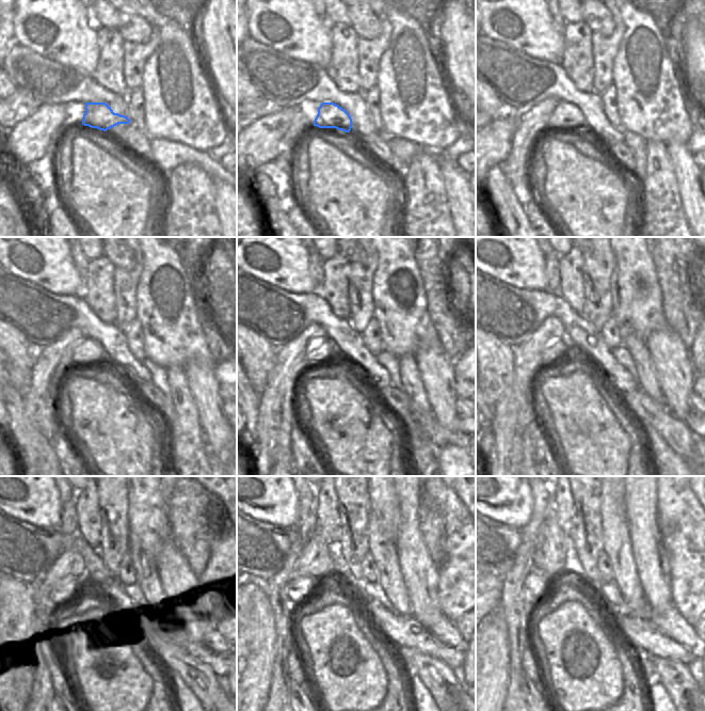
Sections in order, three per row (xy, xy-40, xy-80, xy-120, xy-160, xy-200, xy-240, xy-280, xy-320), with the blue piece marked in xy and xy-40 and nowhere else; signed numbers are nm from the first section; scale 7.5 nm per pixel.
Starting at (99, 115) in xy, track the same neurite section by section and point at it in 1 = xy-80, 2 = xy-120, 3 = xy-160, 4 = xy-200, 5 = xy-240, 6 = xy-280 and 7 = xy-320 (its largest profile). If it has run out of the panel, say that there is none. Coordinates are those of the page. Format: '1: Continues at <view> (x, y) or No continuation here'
1: Continues at xy-80 (566, 116)
2: Continues at xy-120 (89, 354)
3: Continues at xy-160 (322, 351)
4: Continues at xy-200 (559, 350)
5: Continues at xy-240 (71, 590)
6: Continues at xy-280 (302, 588)
7: Continues at xy-320 (541, 586)

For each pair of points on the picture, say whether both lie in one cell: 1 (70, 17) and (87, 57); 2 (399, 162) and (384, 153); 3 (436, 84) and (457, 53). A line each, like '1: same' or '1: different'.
1: same
2: different
3: different

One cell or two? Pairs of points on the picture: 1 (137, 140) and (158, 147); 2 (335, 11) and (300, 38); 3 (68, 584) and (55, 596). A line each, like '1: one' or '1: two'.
1: two
2: two
3: one

